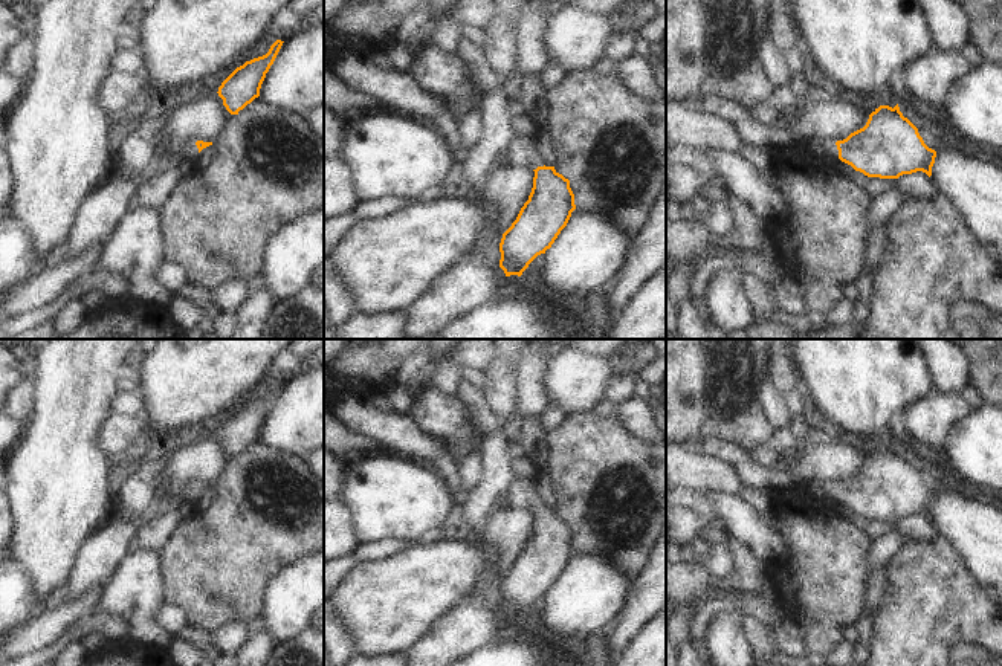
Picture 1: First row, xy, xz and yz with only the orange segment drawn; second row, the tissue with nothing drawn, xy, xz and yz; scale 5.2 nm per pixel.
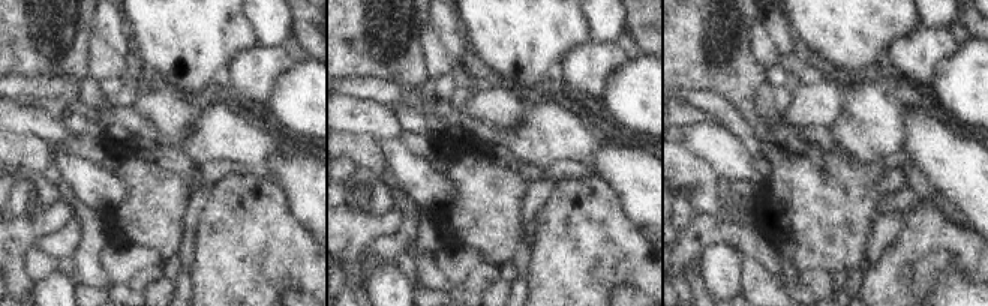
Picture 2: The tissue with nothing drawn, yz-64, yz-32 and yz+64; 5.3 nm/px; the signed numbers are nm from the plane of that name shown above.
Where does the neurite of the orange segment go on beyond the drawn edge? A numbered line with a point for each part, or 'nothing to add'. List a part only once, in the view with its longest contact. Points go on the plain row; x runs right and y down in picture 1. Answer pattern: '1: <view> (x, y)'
1: yz (830, 488)

